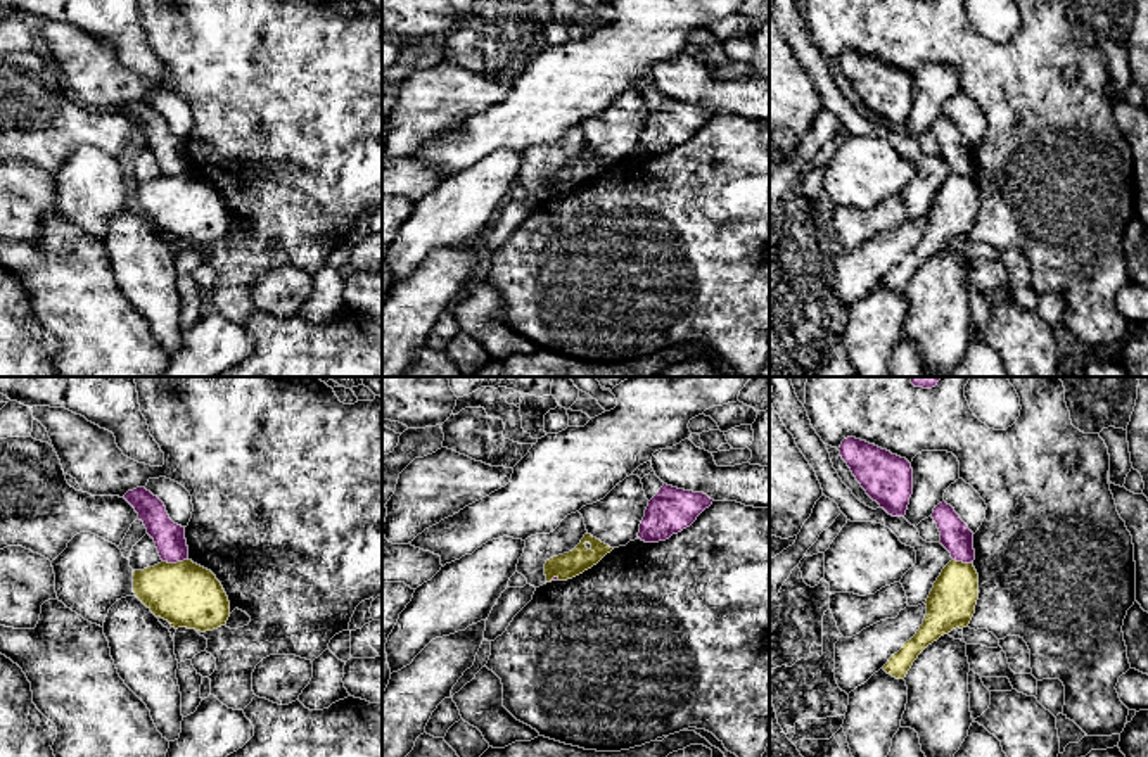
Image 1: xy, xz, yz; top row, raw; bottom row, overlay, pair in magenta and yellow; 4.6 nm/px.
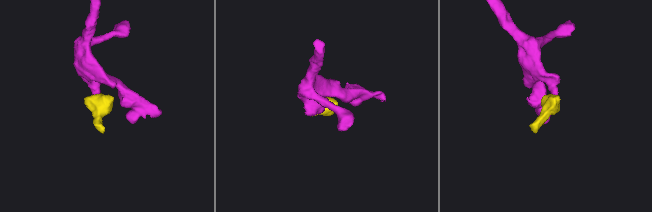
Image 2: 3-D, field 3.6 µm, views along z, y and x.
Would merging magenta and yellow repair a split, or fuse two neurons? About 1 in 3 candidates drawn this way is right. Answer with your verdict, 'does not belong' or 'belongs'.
does not belong

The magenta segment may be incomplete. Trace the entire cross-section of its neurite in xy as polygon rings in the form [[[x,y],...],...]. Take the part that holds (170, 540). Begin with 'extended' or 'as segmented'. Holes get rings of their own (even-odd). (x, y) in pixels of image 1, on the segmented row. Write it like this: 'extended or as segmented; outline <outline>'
as segmented; outline [[[137,487],[123,496],[138,513],[147,534],[154,539],[163,562],[176,563],[188,558],[185,527],[175,524],[164,503],[145,487]]]

